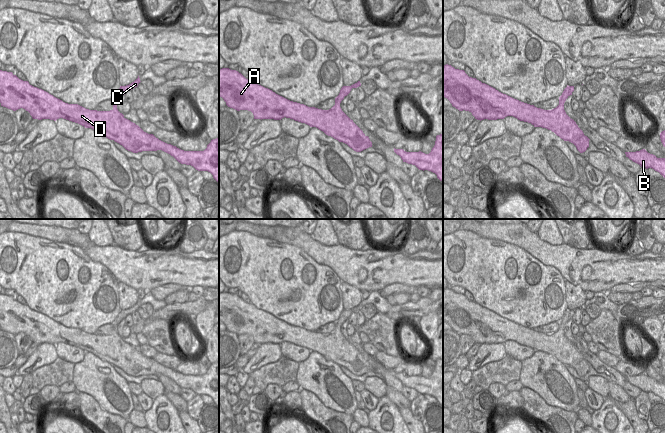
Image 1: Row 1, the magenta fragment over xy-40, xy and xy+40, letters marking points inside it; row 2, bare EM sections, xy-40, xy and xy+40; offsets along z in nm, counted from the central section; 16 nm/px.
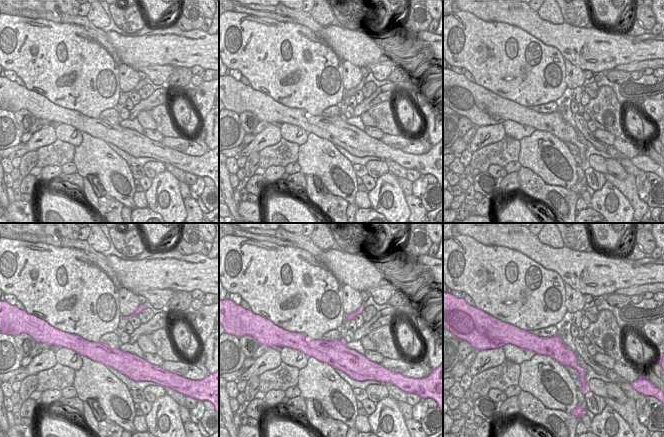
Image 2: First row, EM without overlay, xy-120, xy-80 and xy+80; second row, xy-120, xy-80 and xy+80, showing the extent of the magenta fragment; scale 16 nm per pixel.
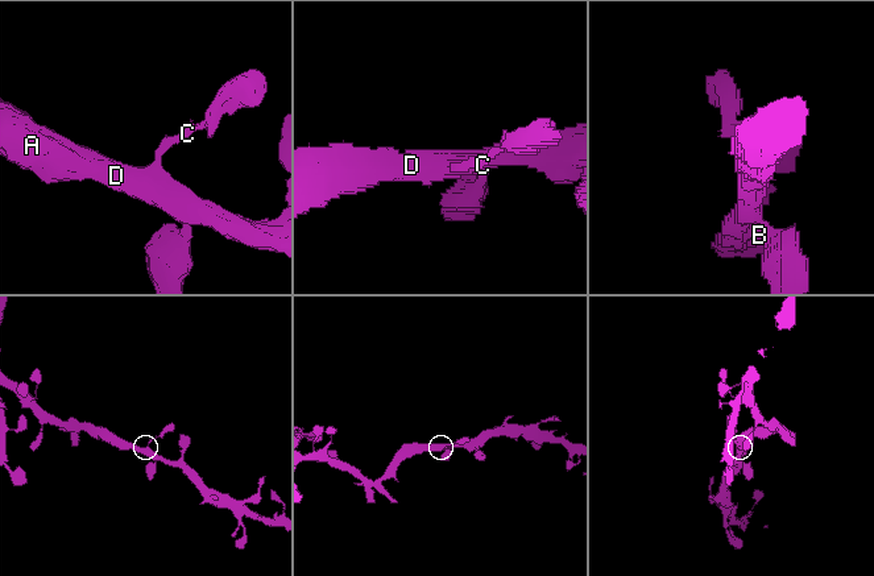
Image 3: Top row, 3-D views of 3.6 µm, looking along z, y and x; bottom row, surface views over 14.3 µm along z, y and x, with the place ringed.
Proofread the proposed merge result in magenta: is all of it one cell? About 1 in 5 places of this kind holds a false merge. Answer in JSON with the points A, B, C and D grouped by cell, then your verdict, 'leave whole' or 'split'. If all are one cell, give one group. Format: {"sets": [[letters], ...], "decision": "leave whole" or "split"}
{"sets": [["A", "B", "C", "D"]], "decision": "leave whole"}

